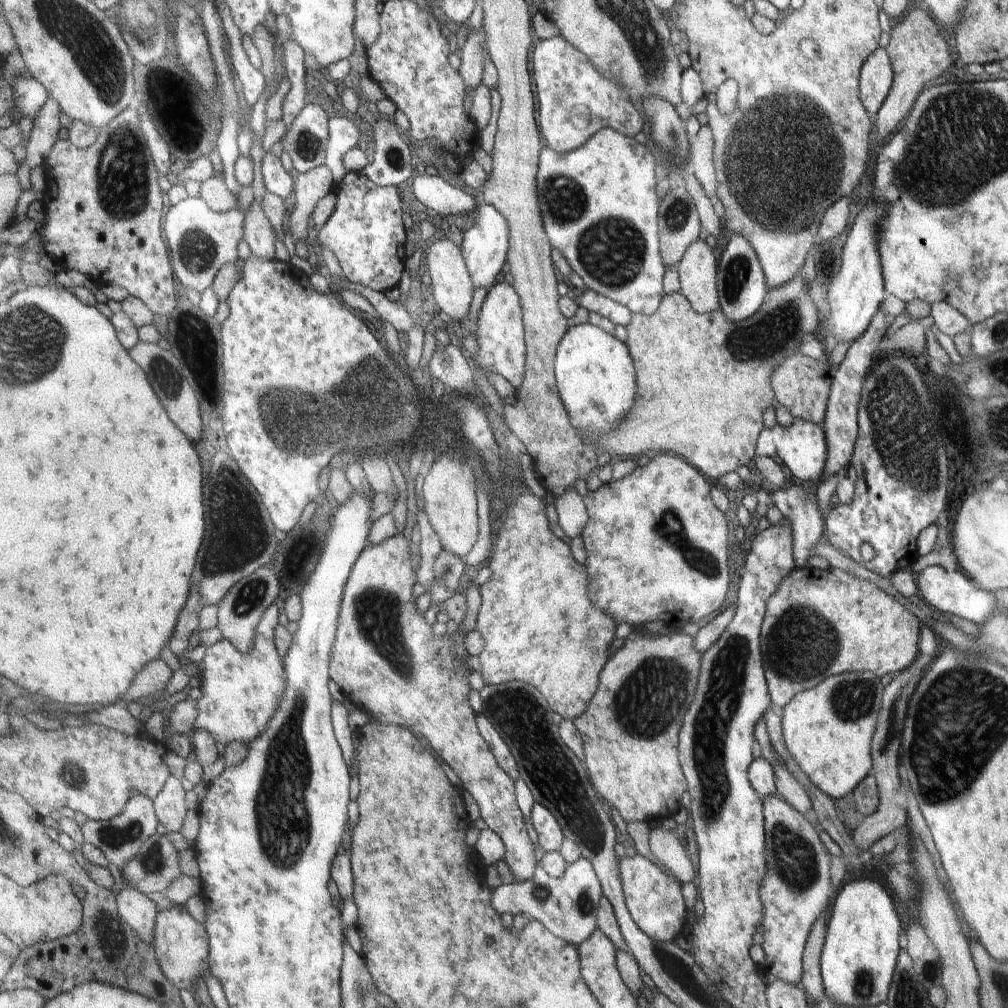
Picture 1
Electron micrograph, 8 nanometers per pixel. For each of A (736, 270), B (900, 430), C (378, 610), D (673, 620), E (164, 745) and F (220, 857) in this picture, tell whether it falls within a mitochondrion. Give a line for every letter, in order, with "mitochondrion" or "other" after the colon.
A: mitochondrion
B: mitochondrion
C: mitochondrion
D: other
E: other
F: other

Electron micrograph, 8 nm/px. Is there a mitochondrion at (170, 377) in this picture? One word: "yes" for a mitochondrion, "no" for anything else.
yes

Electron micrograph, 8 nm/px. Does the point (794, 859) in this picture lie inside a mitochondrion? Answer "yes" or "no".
yes

